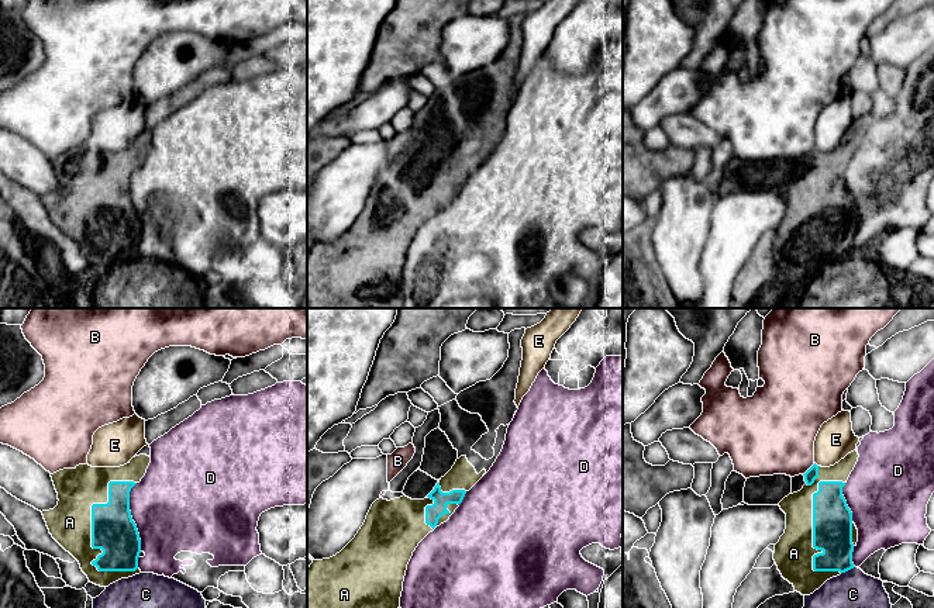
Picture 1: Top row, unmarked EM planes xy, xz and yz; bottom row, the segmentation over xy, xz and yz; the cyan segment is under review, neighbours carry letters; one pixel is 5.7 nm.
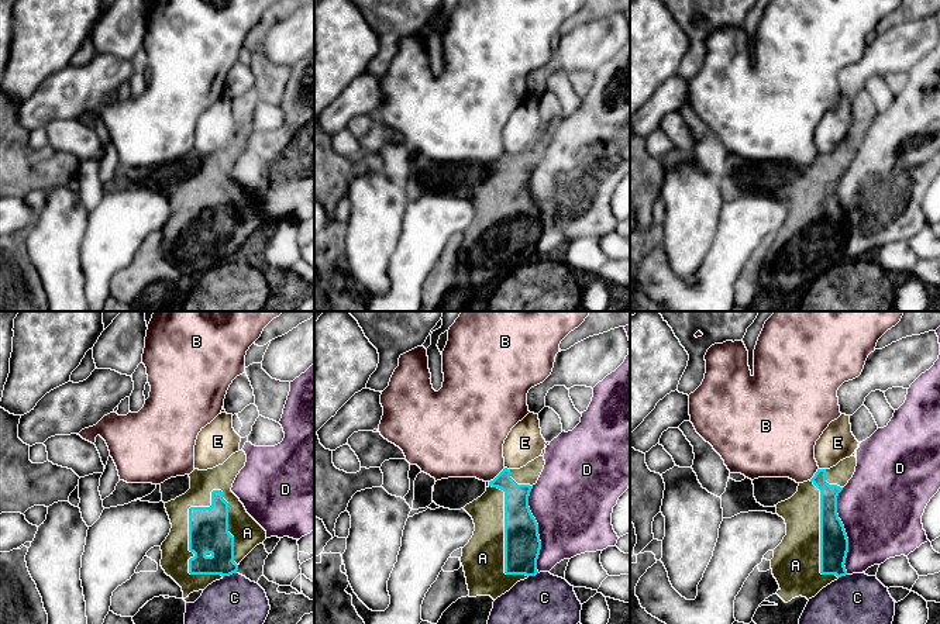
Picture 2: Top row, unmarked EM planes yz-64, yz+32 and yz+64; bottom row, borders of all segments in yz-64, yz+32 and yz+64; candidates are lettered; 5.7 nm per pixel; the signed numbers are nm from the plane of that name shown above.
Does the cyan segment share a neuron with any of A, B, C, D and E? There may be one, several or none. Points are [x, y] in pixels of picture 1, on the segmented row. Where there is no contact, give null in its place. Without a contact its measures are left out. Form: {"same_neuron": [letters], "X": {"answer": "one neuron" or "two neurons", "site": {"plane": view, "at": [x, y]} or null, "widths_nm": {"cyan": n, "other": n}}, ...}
{"same_neuron": ["A"], "A": {"answer": "one neuron", "site": {"plane": "xy", "at": [92, 511]}, "widths_nm": {"cyan": 260, "other": 240}}, "B": {"answer": "two neurons", "site": {"plane": "yz", "at": [809, 469]}, "widths_nm": {"cyan": 70, "other": 420}}, "C": {"answer": "two neurons", "site": {"plane": "yz", "at": [847, 570]}, "widths_nm": {"cyan": 220, "other": 220}}, "D": {"answer": "two neurons", "site": {"plane": "xy", "at": [131, 517]}, "widths_nm": {"cyan": 260, "other": 480}}, "E": {"answer": "two neurons", "site": {"plane": "yz", "at": [816, 465]}, "widths_nm": {"cyan": 70, "other": 220}}}

